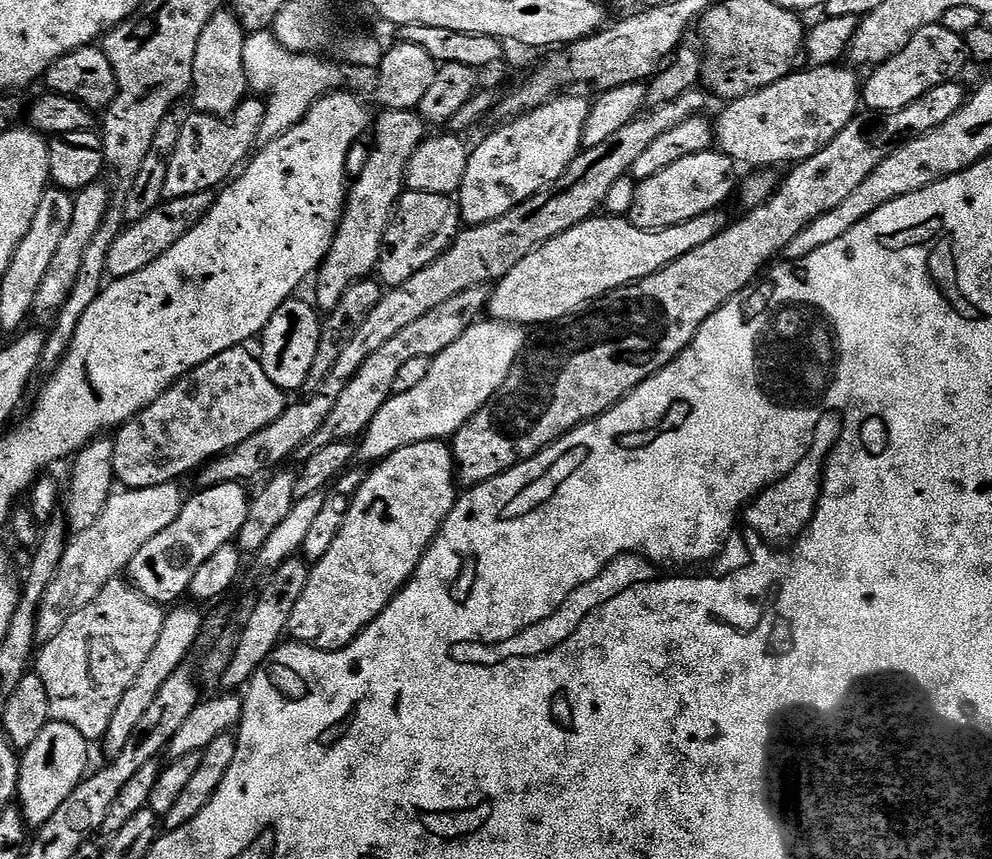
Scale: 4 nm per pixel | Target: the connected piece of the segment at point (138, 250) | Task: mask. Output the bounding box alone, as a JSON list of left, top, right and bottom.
[106,192,213,280]

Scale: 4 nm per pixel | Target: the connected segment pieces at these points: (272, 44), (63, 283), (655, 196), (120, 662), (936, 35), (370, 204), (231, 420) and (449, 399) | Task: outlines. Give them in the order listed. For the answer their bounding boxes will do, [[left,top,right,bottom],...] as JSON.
[[242,31,340,142],[33,182,114,317],[630,150,738,230],[34,578,165,742],[862,22,969,112],[314,108,426,314],[114,346,290,489],[359,318,526,462]]

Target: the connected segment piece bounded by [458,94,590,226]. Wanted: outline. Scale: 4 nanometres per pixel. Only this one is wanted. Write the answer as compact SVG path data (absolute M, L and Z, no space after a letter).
M557 94L552 99L547 100L542 106L538 106L529 112L523 112L520 116L509 119L501 128L496 128L477 148L471 149L468 157L468 165L466 166L466 178L462 182L458 193L458 203L460 205L460 218L465 225L475 226L485 224L494 218L502 218L506 214L510 214L510 210L514 210L514 206L518 206L522 202L526 202L526 198L530 198L534 194L538 194L538 190L542 190L546 186L550 186L550 182L554 182L558 178L562 178L562 174L570 166L570 162L579 156L582 151L582 126L586 126L586 114L590 107L589 97L584 96L564 96L568 94Z

